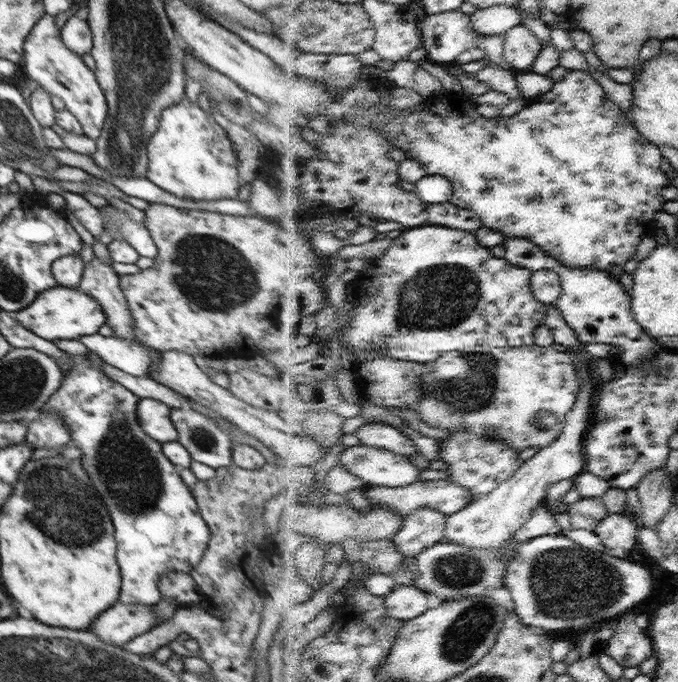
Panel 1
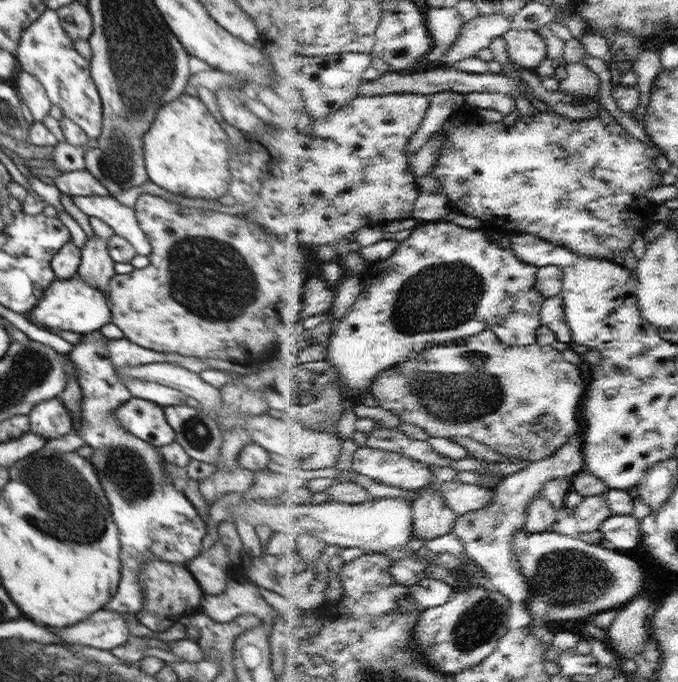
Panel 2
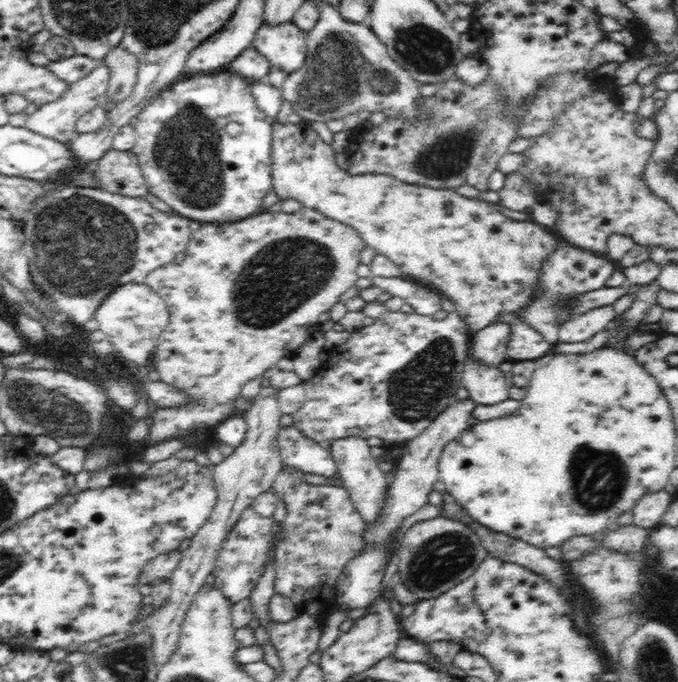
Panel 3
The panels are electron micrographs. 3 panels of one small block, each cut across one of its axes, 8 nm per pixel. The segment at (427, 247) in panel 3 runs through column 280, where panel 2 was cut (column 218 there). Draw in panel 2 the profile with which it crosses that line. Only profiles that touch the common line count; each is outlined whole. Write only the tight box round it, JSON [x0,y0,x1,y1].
[143,93,231,199]

